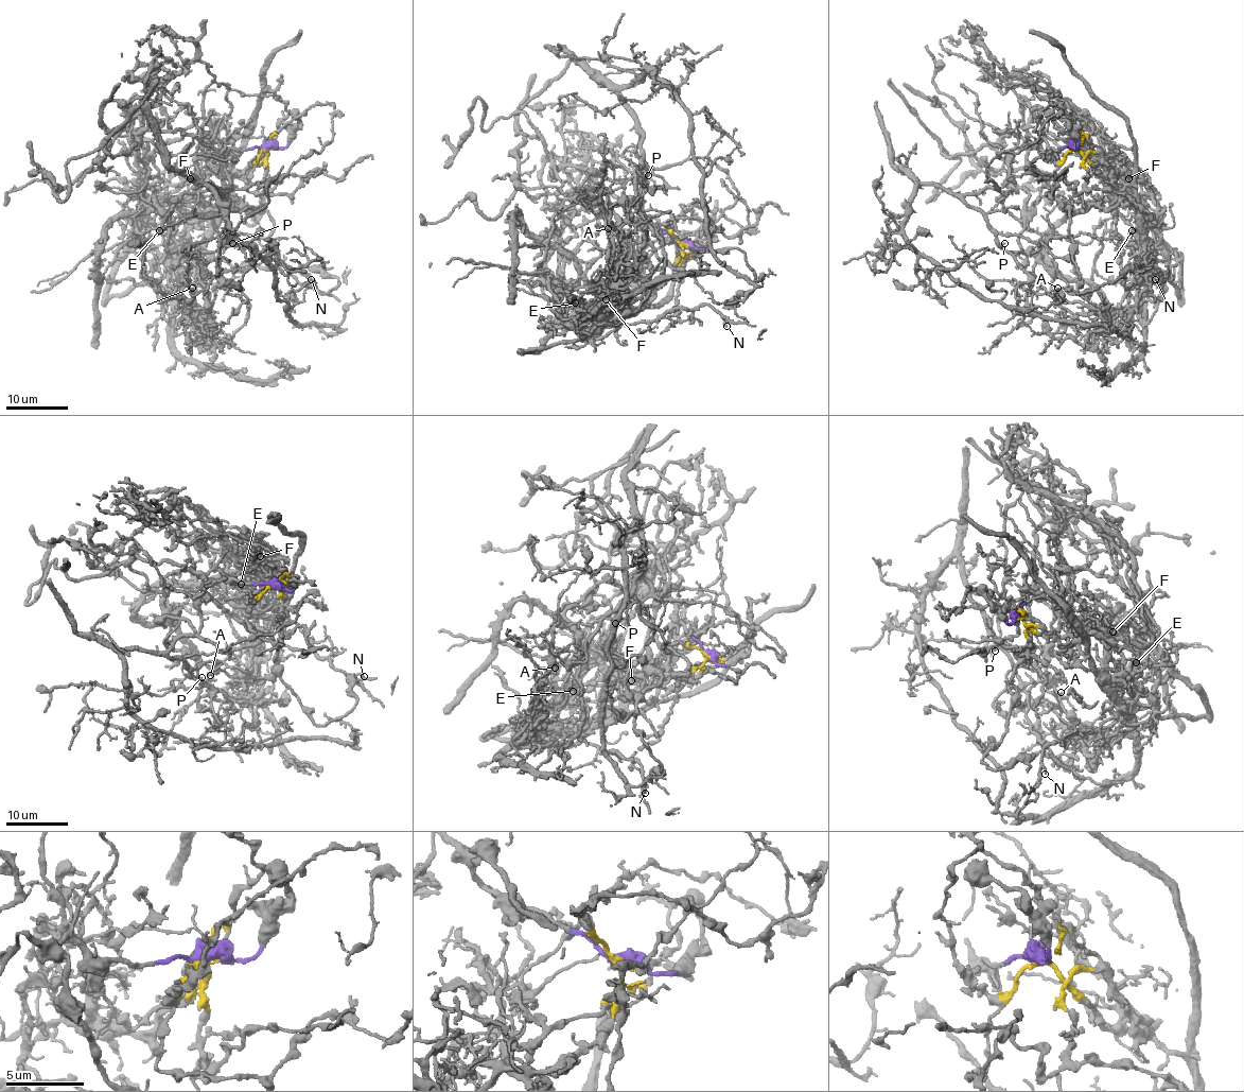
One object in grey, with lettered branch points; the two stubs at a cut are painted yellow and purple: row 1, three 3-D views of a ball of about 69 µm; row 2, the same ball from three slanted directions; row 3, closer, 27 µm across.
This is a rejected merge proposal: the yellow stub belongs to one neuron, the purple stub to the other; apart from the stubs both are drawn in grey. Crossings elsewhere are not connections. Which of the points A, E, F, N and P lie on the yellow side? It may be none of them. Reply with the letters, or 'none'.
A, E, F, N

